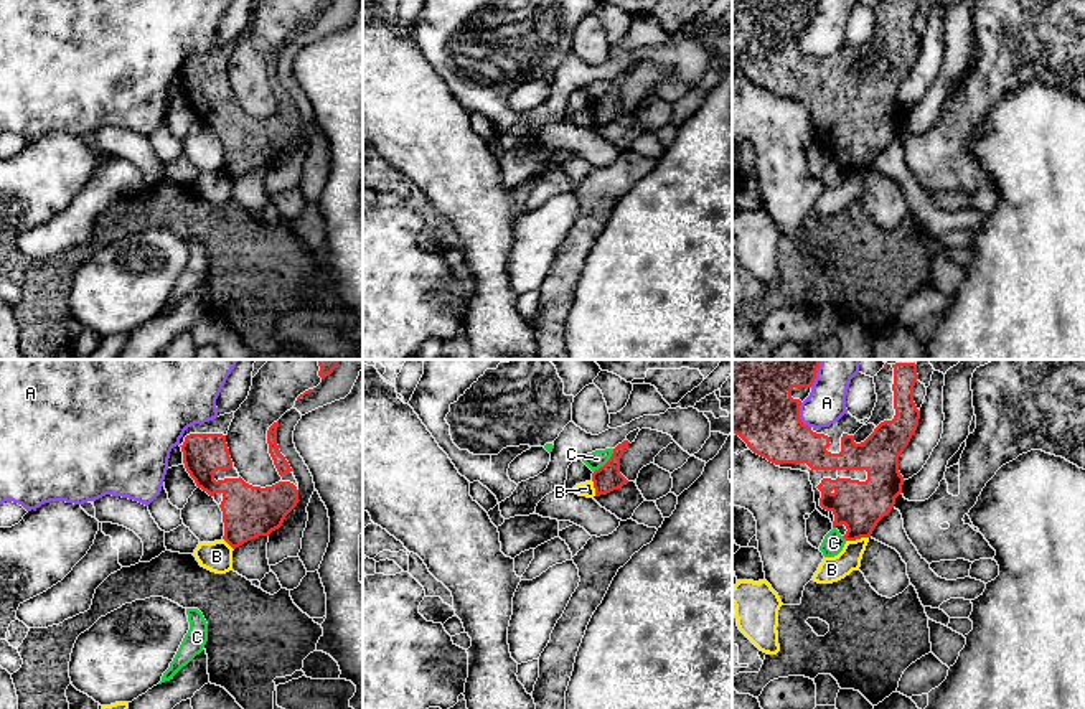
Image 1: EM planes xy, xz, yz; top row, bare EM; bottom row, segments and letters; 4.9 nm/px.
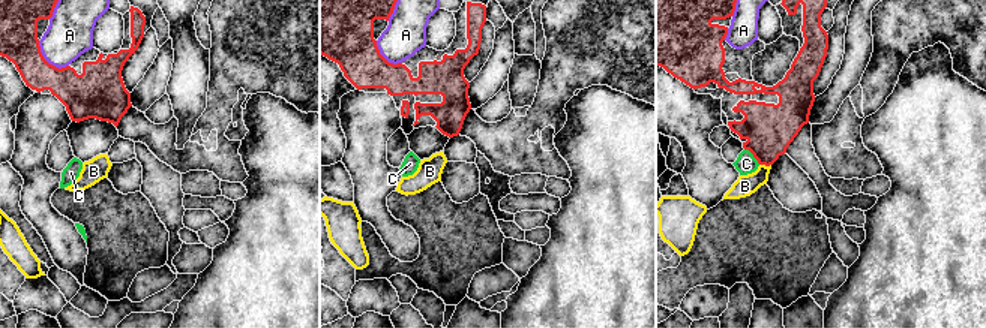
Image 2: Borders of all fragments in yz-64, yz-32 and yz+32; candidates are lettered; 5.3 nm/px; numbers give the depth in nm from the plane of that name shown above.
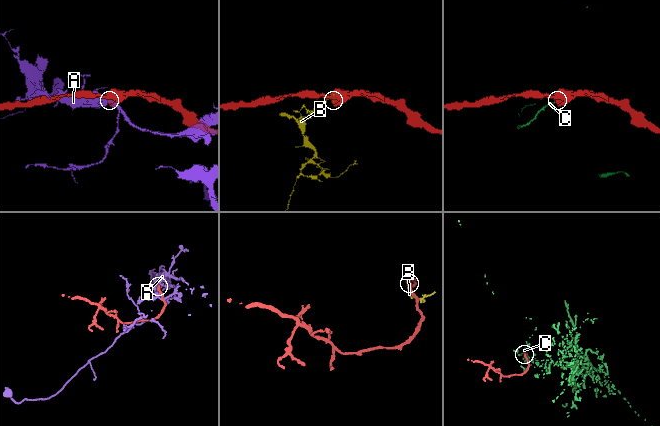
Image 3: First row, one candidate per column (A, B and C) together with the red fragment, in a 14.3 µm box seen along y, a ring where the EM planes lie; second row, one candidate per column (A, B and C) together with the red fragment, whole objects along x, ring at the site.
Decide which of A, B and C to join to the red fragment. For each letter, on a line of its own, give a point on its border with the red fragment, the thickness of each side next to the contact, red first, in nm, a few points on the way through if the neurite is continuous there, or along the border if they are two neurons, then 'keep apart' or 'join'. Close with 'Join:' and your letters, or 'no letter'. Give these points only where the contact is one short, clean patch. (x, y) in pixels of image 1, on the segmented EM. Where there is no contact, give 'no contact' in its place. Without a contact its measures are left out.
A: contact yz (798, 416); calibres 380 and 190 nm; keep apart
B: contact yz (856, 538); calibres 240 and 120 nm; border yz (868, 536), (846, 541); keep apart
C: contact xz (607, 462); calibres 130 and 90 nm; border xz (614, 449), (612, 455), (594, 472); keep apart
Join: no letter

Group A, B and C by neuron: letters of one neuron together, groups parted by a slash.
A / B / C

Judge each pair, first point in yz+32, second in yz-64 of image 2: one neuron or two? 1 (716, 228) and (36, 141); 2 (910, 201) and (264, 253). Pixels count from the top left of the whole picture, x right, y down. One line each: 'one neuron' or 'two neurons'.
1: two neurons
2: one neuron

